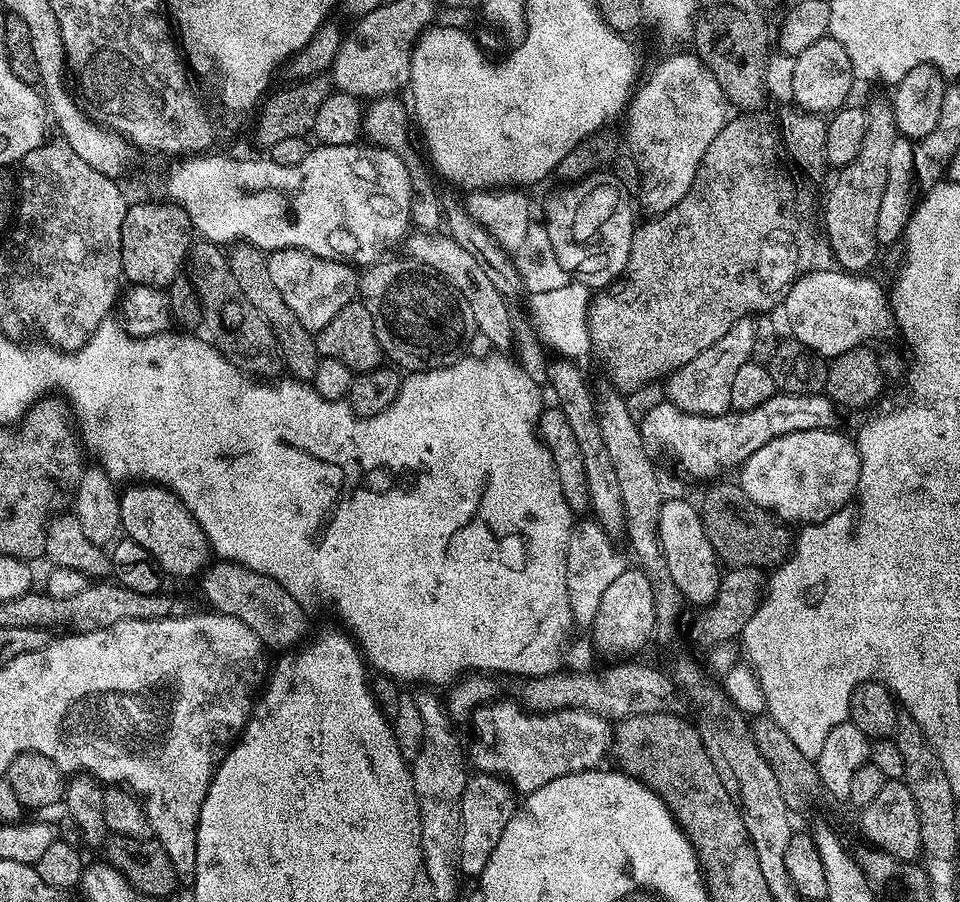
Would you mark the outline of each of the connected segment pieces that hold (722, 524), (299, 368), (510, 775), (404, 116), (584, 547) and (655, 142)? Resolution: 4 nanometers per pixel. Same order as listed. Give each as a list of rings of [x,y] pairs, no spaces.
[[[739,483],[716,484],[704,496],[704,501],[699,501],[700,517],[704,523],[706,534],[714,546],[716,555],[729,569],[738,567],[758,567],[765,570],[773,566],[779,566],[788,559],[794,547],[794,532],[791,532],[789,525],[781,520],[775,512],[758,506],[754,501],[749,500],[748,495],[740,489]]]
[[[248,241],[233,243],[226,254],[228,268],[231,270],[235,281],[238,282],[239,289],[243,296],[259,313],[262,313],[272,332],[276,336],[276,342],[280,347],[282,364],[288,368],[293,377],[305,382],[311,381],[314,370],[320,361],[320,351],[316,349],[316,341],[313,333],[302,326],[298,314],[290,310],[286,302],[282,302],[282,294],[279,293],[277,286],[271,281],[268,259],[265,251],[254,247]]]
[[[498,703],[481,705],[471,717],[476,737],[472,740],[472,752],[470,748],[470,764],[477,773],[490,772],[508,779],[517,793],[538,790],[546,782],[554,782],[554,778],[593,771],[599,765],[596,763],[609,755],[614,728],[598,714],[584,709],[533,714],[519,703]]]
[[[395,95],[381,96],[371,101],[372,105],[364,108],[364,120],[362,134],[367,143],[378,148],[389,149],[398,154],[406,162],[408,173],[411,178],[411,223],[419,230],[432,232],[437,231],[444,220],[444,213],[440,208],[440,200],[434,184],[435,179],[427,161],[423,155],[415,152],[410,140],[410,126],[412,127],[412,116],[407,103],[404,104]]]
[[[595,519],[592,520],[584,520],[581,524],[580,521],[573,523],[570,542],[568,543],[568,553],[566,554],[568,608],[572,611],[572,624],[575,627],[584,628],[584,630],[591,629],[594,618],[598,614],[598,606],[602,606],[602,594],[606,594],[606,589],[616,581],[618,574],[622,574],[626,567],[623,554],[612,545],[611,538],[604,533],[606,531],[605,525]]]
[[[688,52],[666,57],[649,74],[648,81],[635,89],[626,109],[630,150],[640,174],[640,204],[650,216],[664,213],[689,192],[702,156],[728,120],[727,114],[724,114],[724,91],[722,86],[718,86],[718,78],[710,74],[710,70],[700,61],[699,56]]]

